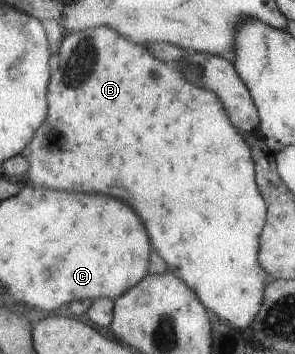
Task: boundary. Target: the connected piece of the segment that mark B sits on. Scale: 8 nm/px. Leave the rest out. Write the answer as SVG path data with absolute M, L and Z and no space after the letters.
M98 27L80 33L66 35L60 51L60 73L52 77L56 87L48 89L48 105L50 113L44 121L44 127L36 132L35 138L21 154L30 162L28 179L36 186L44 186L53 190L76 189L82 193L104 193L104 195L118 195L118 199L126 201L138 215L144 219L148 227L148 235L152 235L152 247L160 253L168 267L168 271L180 276L199 295L203 304L218 320L232 323L240 329L250 331L255 319L259 317L264 303L264 294L271 281L269 273L260 265L261 239L267 226L267 202L254 179L255 163L252 161L251 147L242 139L242 135L232 125L228 113L220 103L221 99L213 92L197 85L192 85L184 79L182 71L158 61L150 51L142 45L136 45L124 37L120 37L112 27Z

